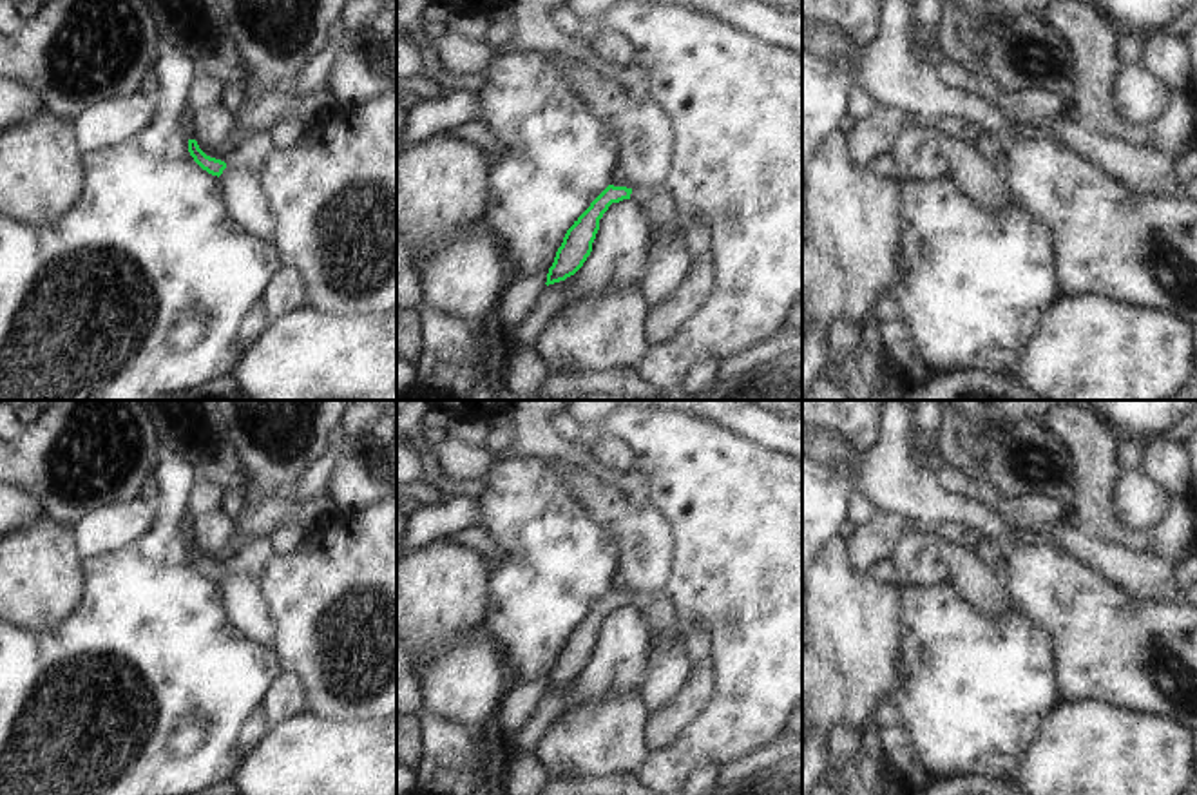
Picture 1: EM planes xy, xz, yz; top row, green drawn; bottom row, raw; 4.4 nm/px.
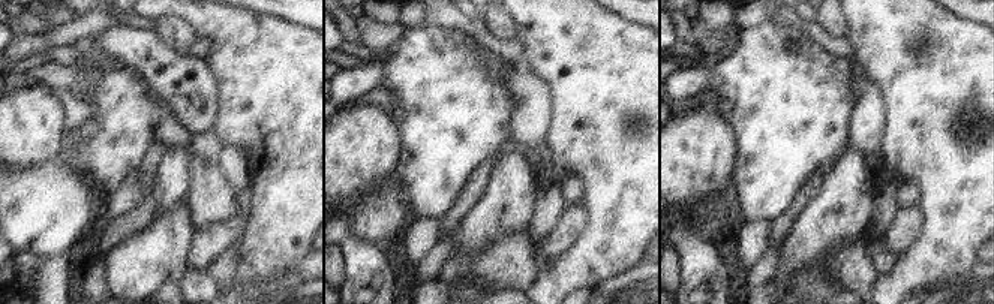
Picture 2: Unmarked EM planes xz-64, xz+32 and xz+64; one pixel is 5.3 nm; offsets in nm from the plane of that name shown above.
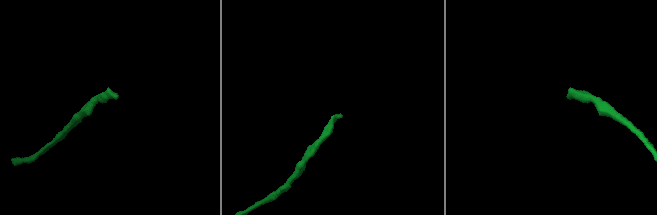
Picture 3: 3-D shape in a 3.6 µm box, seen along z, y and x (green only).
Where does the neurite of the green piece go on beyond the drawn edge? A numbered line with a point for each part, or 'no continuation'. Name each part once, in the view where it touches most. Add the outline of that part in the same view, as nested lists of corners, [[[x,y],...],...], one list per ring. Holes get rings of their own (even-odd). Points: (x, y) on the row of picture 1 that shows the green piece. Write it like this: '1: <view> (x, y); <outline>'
1: xz (658, 203); [[[665,183],[632,188],[630,199],[646,212],[650,228],[674,223],[679,216]]]

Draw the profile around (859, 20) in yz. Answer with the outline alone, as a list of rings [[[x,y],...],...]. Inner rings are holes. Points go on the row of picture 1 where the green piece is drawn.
[[[802,0],[802,18],[866,49],[880,29],[884,0]]]

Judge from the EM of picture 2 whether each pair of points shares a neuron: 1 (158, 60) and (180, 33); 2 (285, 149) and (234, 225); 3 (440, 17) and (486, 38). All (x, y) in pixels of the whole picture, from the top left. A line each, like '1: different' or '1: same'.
1: different
2: different
3: same

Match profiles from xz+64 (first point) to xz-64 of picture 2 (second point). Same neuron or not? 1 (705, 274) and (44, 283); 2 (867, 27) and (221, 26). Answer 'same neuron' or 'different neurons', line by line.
1: different neurons
2: same neuron

